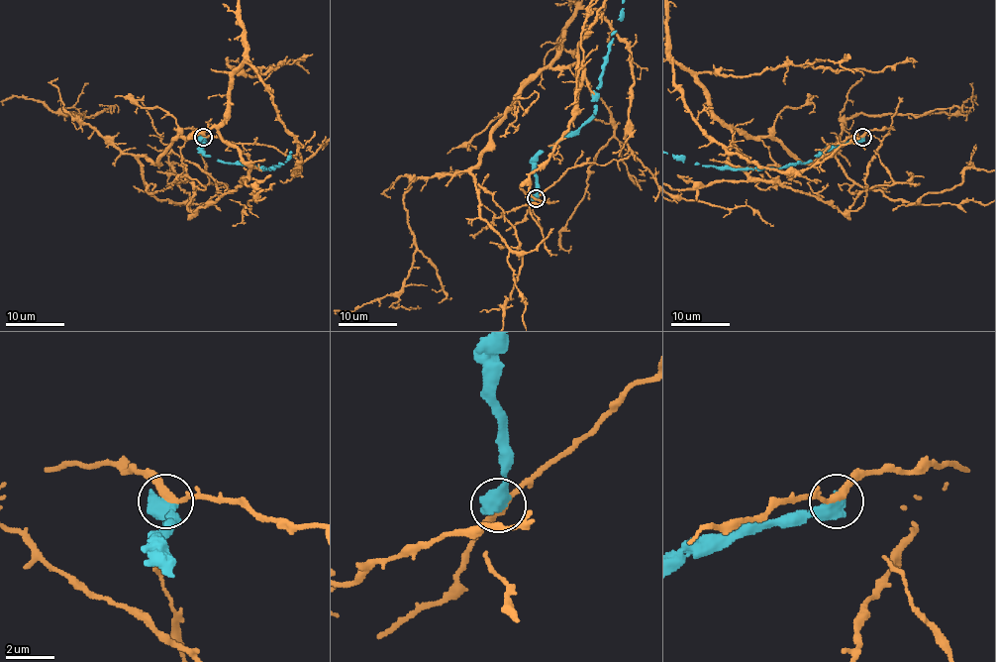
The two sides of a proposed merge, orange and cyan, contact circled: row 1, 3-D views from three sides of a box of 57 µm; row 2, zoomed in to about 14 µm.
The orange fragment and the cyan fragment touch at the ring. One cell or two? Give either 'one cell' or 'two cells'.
two cells

